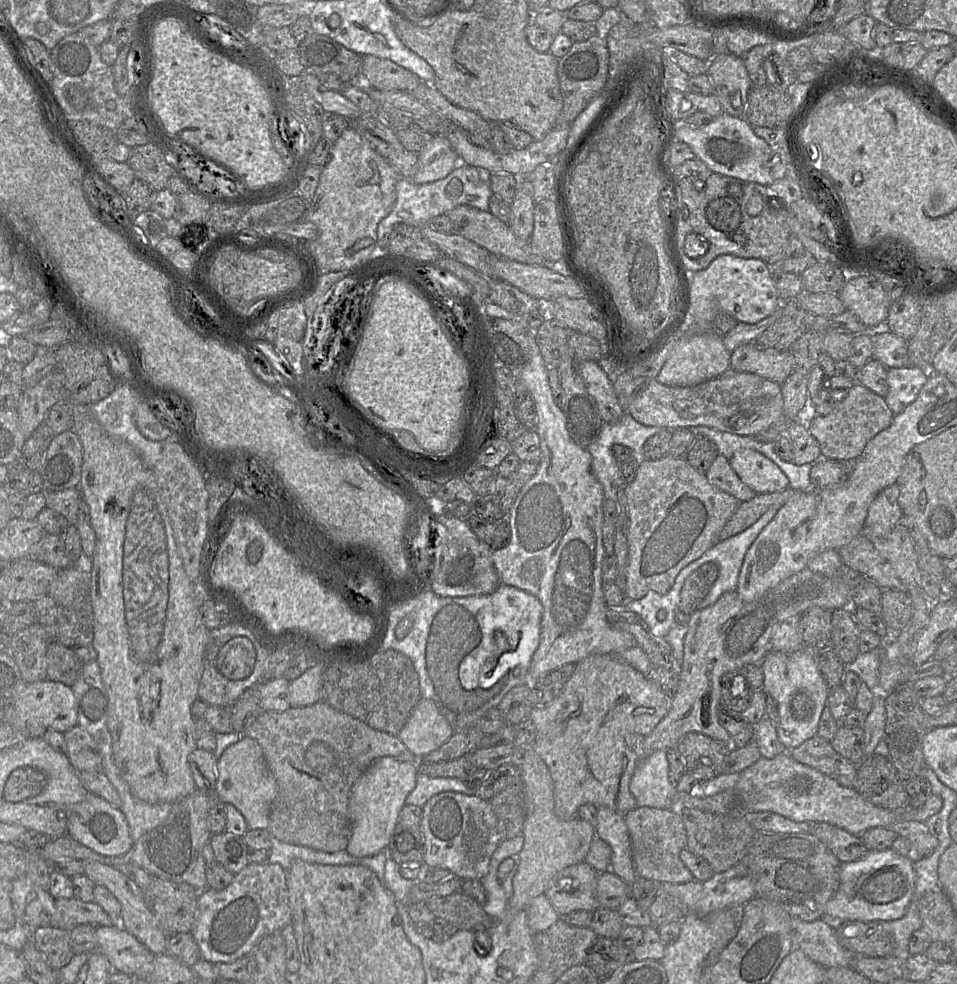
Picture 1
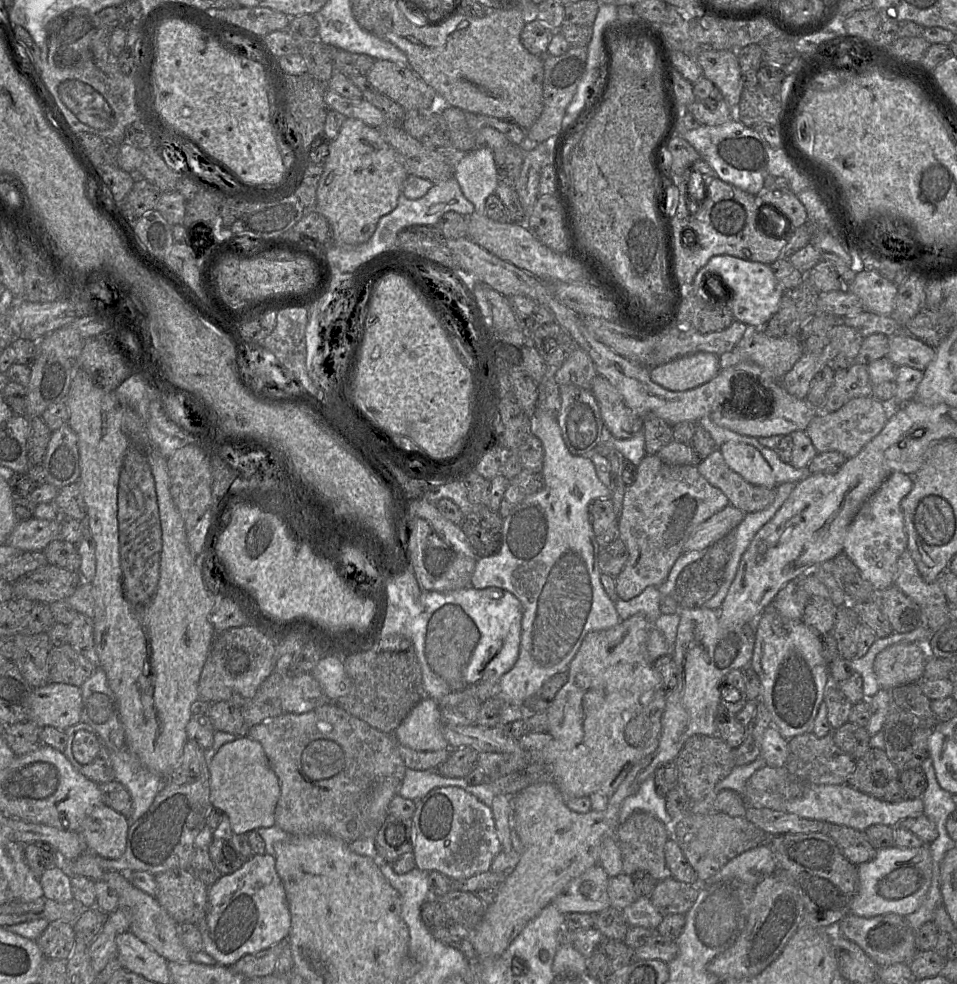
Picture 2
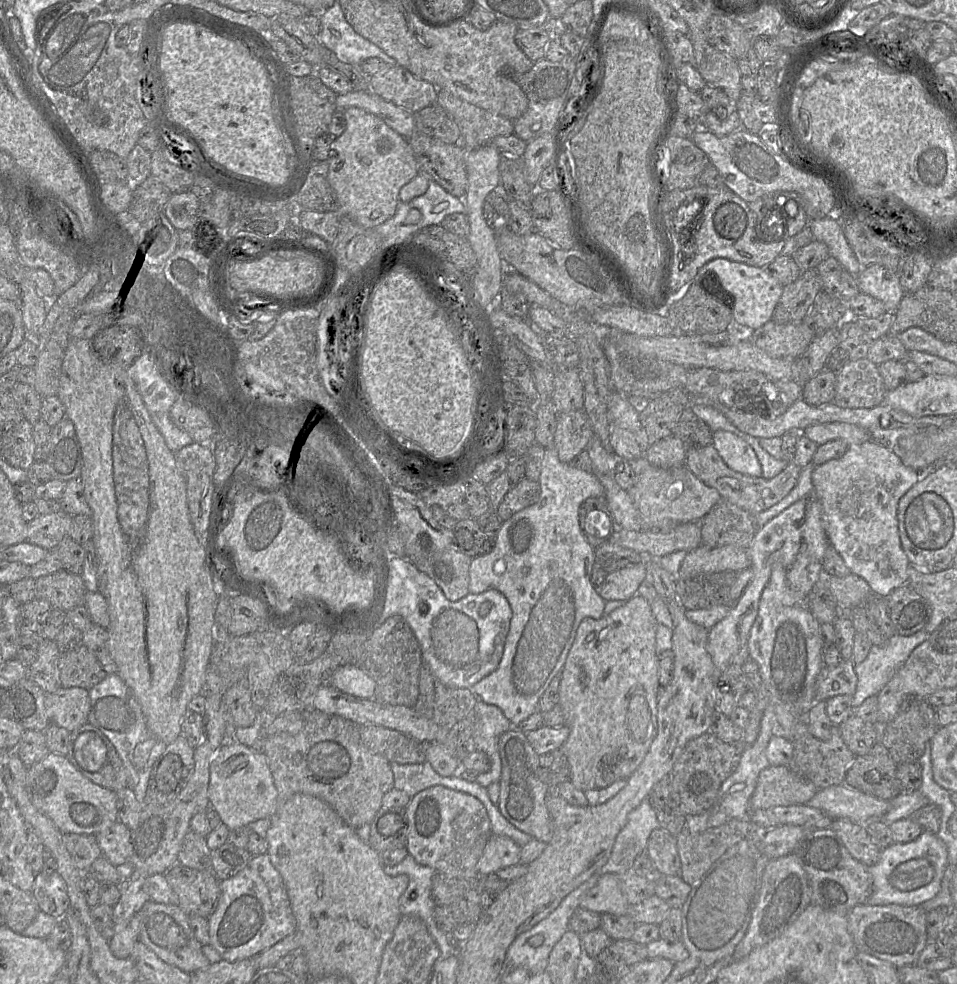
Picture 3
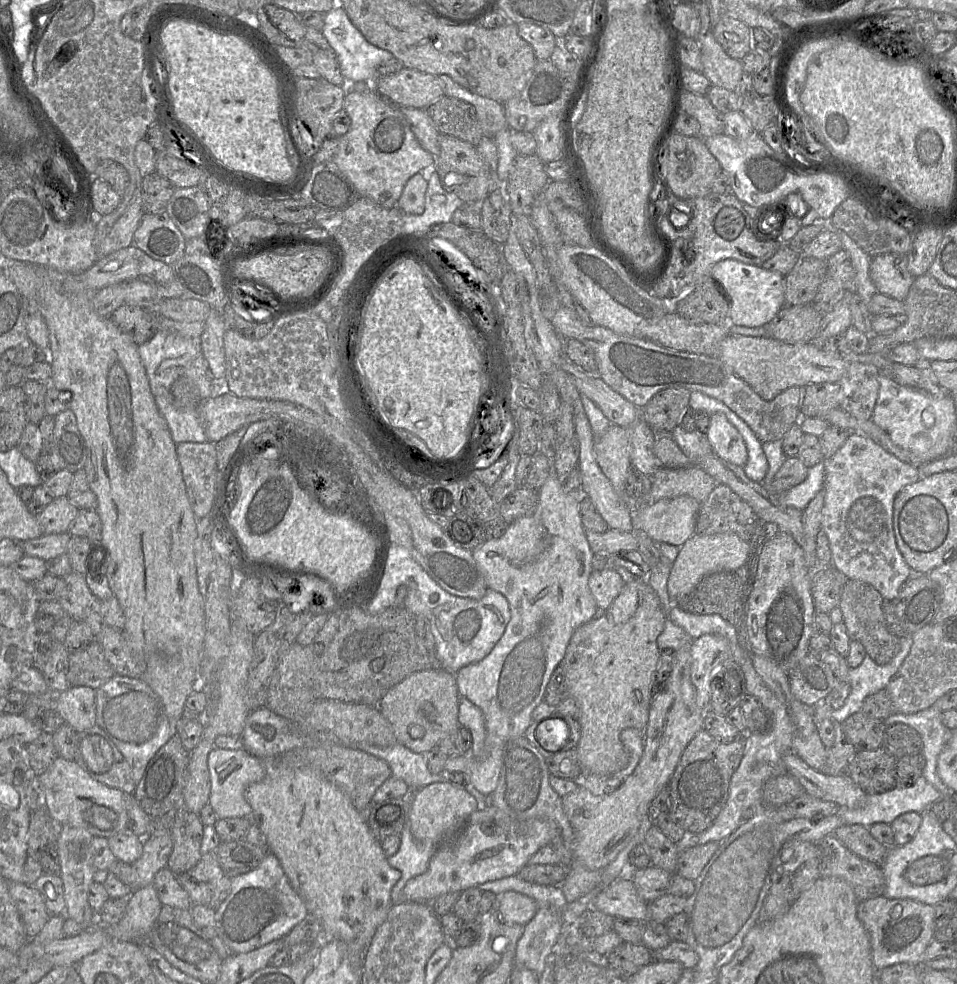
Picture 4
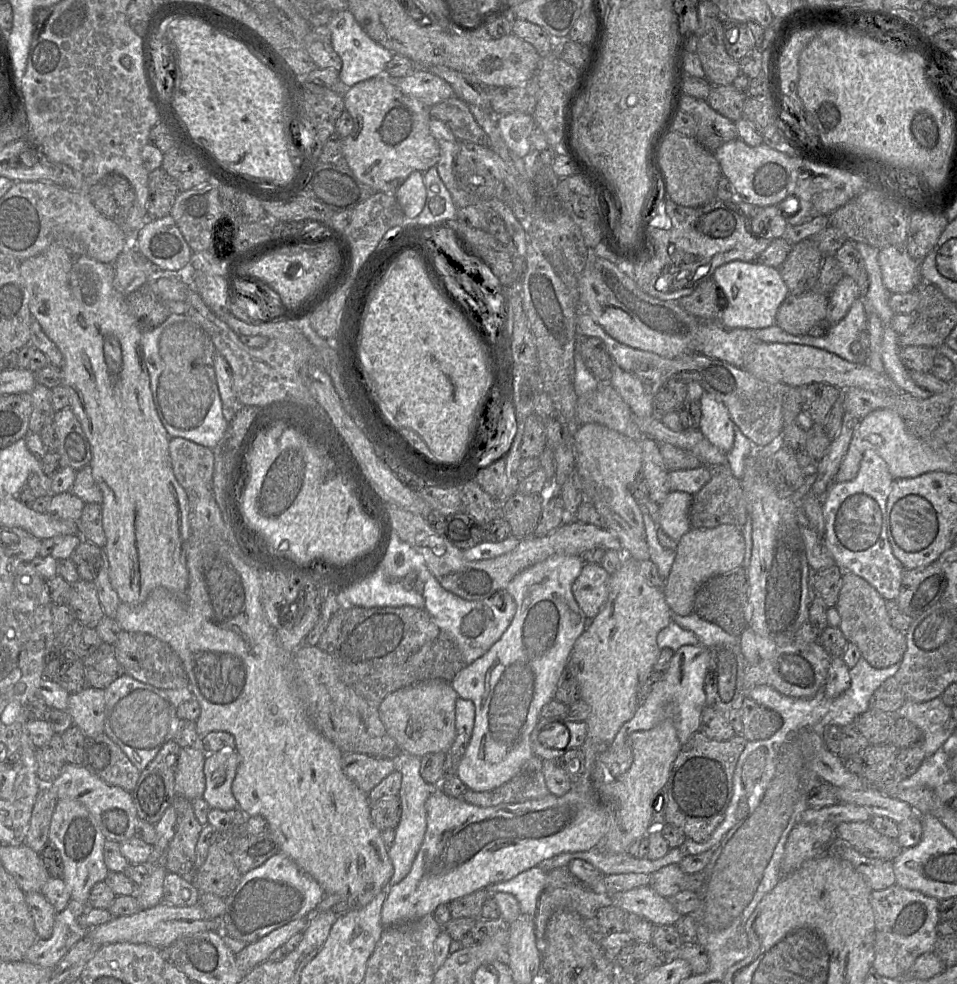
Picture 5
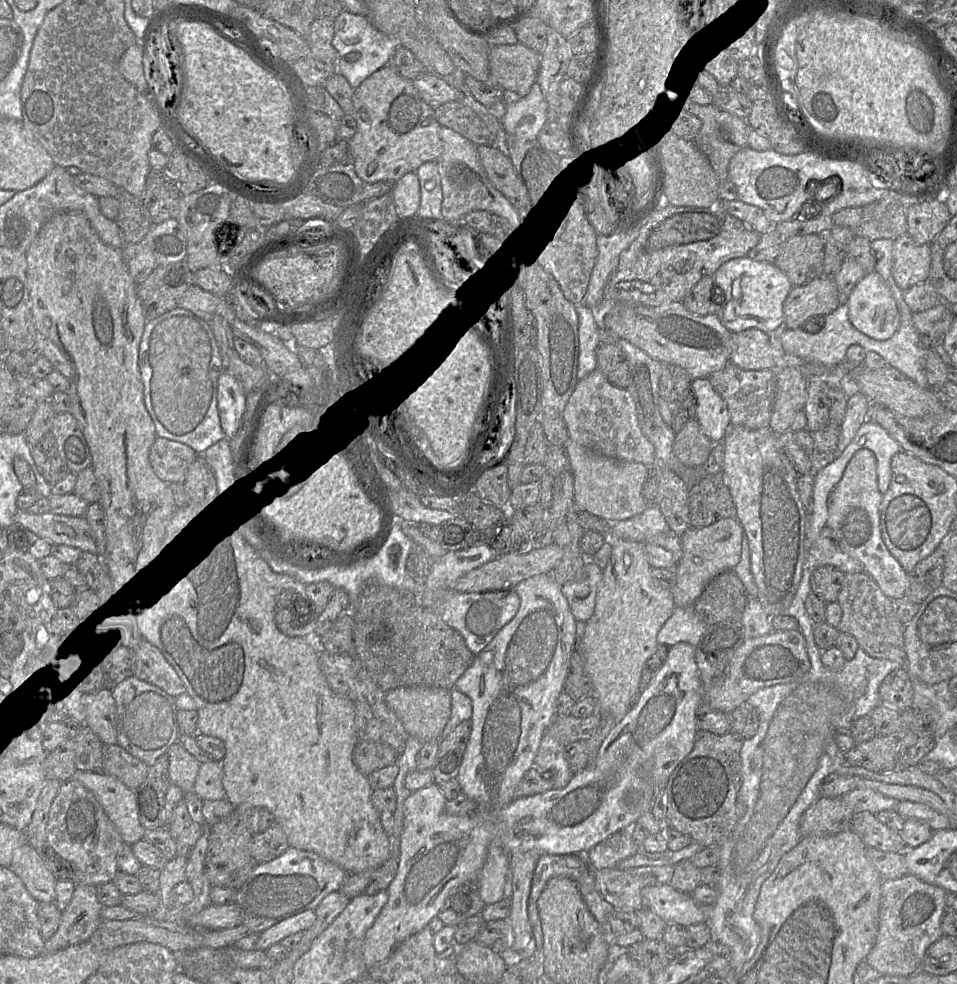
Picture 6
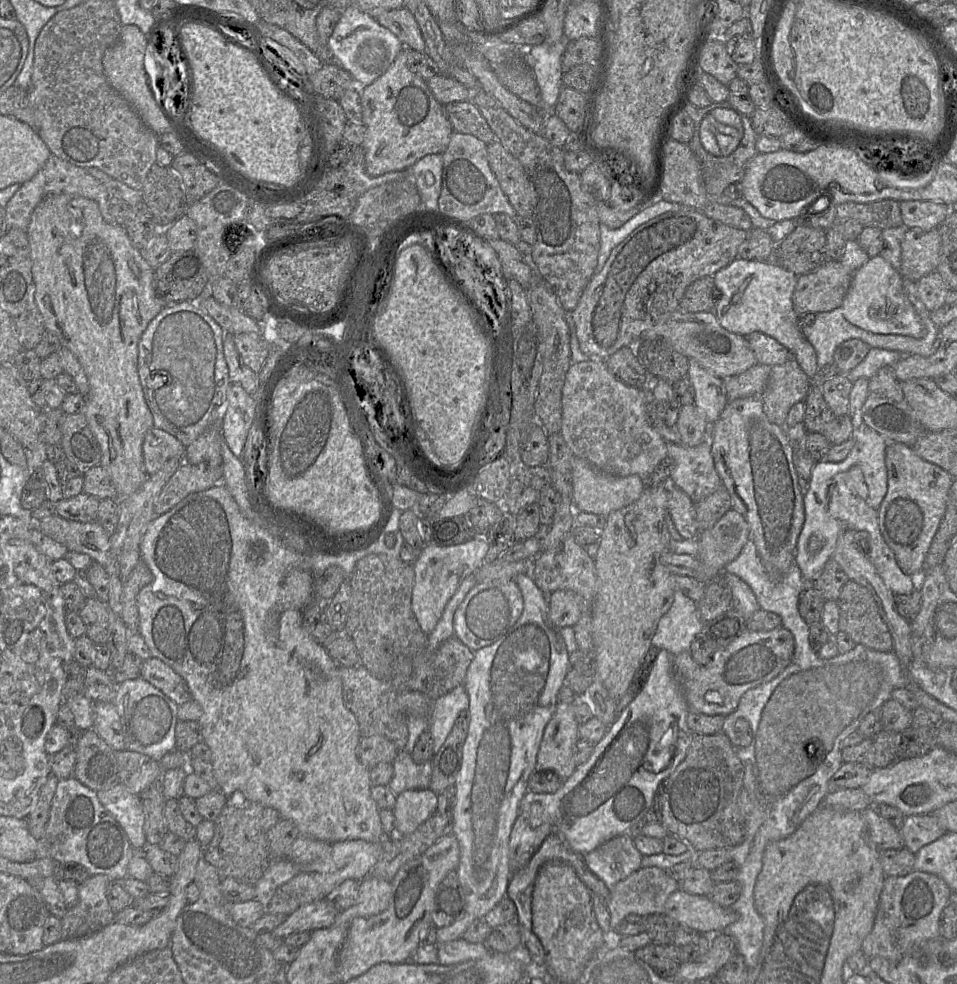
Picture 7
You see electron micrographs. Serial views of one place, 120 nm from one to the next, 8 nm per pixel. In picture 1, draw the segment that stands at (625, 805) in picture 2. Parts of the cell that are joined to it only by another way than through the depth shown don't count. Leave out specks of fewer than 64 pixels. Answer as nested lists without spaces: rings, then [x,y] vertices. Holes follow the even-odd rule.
[[[658,750],[638,763],[629,785],[638,807],[677,809],[676,784],[670,782],[668,771],[666,750]]]

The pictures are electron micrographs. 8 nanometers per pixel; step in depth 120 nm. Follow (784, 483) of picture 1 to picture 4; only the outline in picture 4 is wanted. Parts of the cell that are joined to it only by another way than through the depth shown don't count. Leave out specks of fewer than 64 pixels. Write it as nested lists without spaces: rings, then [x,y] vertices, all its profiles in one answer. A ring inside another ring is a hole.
[[[723,413],[710,416],[710,424],[705,435],[717,456],[742,468],[745,466],[748,459],[746,444]]]

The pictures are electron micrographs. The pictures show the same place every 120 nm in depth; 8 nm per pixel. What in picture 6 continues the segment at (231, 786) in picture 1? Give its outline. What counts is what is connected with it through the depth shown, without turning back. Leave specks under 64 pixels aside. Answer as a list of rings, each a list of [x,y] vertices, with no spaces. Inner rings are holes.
[[[212,759],[209,762],[201,763],[193,787],[193,792],[203,801],[226,799],[222,778],[222,761]]]

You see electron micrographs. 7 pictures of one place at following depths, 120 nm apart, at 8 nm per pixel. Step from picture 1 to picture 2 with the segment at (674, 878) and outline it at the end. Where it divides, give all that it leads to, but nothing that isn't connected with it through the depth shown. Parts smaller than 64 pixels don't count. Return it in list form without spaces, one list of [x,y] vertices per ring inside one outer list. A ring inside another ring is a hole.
[[[635,812],[617,827],[616,837],[621,851],[624,874],[632,875],[636,871],[643,870],[658,882],[672,877],[666,866],[664,854],[665,843],[672,837],[671,829],[658,818],[646,812]]]

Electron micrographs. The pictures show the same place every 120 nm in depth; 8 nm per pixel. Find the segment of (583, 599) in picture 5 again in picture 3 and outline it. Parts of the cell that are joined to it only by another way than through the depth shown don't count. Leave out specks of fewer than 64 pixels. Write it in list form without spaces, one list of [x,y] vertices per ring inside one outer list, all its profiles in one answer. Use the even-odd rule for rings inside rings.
[[[648,557],[641,563],[616,570],[607,575],[598,588],[598,594],[605,601],[628,601],[637,594],[648,572]]]

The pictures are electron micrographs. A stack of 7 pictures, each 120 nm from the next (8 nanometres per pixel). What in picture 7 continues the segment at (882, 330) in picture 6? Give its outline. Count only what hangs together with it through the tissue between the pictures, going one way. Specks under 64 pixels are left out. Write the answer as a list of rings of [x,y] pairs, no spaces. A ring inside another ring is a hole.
[[[881,255],[870,258],[857,269],[841,305],[844,318],[852,325],[874,334],[922,338],[925,326],[903,287],[903,277]]]

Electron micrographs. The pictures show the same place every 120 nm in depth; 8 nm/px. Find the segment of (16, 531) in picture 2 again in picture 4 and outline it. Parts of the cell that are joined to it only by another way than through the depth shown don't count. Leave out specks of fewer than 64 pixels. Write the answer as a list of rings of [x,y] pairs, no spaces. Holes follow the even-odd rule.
[[[67,496],[54,498],[39,515],[35,515],[43,534],[60,534],[69,531],[79,509]]]

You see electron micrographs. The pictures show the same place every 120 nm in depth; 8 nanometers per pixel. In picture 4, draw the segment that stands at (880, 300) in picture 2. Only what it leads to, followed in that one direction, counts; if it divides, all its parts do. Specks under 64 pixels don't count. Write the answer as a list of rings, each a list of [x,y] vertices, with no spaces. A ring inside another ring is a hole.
[[[884,253],[872,258],[870,278],[877,293],[903,301],[915,280],[908,270],[907,255]]]

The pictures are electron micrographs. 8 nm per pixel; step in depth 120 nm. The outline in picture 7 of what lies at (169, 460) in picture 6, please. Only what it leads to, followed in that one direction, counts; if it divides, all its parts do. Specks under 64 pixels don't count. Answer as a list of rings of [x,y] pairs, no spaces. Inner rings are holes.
[[[152,427],[145,434],[142,452],[145,470],[152,475],[172,458],[183,458],[186,447],[166,431]]]

